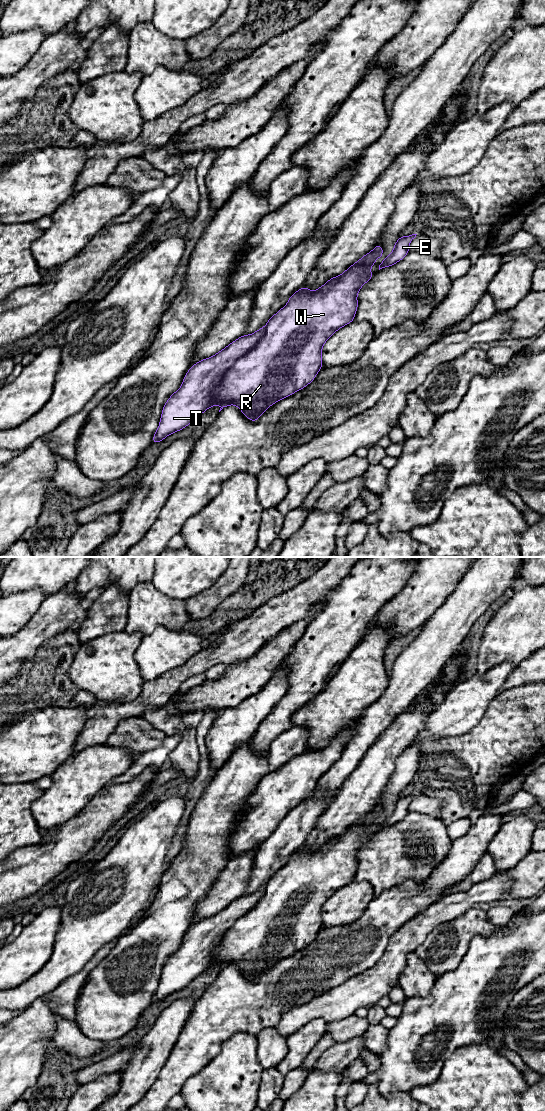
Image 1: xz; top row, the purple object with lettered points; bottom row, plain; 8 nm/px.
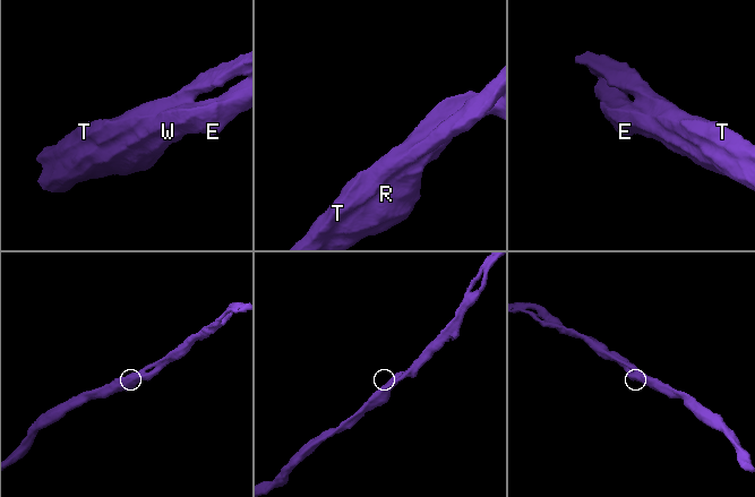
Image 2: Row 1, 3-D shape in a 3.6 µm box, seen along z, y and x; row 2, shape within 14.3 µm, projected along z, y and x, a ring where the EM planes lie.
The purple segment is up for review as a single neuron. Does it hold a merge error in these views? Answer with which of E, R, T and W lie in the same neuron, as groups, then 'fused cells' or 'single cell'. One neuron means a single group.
E R T W; single cell

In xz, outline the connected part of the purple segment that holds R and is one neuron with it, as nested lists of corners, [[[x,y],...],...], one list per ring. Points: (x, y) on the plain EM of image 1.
[[[376,805],[341,835],[329,839],[316,851],[303,846],[290,856],[287,864],[271,876],[265,887],[250,895],[242,895],[212,917],[202,919],[186,933],[182,945],[165,963],[152,1004],[161,1002],[168,995],[187,987],[196,977],[214,965],[220,965],[219,972],[228,965],[236,965],[251,981],[258,981],[267,968],[281,959],[311,943],[322,928],[322,907],[330,896],[343,886],[354,881],[358,868],[357,854],[361,847],[374,835],[370,828],[383,815],[383,807]]]

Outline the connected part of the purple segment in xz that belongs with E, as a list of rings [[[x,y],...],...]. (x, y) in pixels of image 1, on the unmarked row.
[[[417,794],[404,797],[401,796],[394,804],[392,813],[379,825],[379,830],[385,827],[390,827],[402,820],[410,812],[409,804],[416,797],[416,795]]]

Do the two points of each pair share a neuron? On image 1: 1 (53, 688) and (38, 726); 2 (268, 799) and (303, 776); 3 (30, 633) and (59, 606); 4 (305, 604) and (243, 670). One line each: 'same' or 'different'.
1: different
2: same
3: same
4: same

